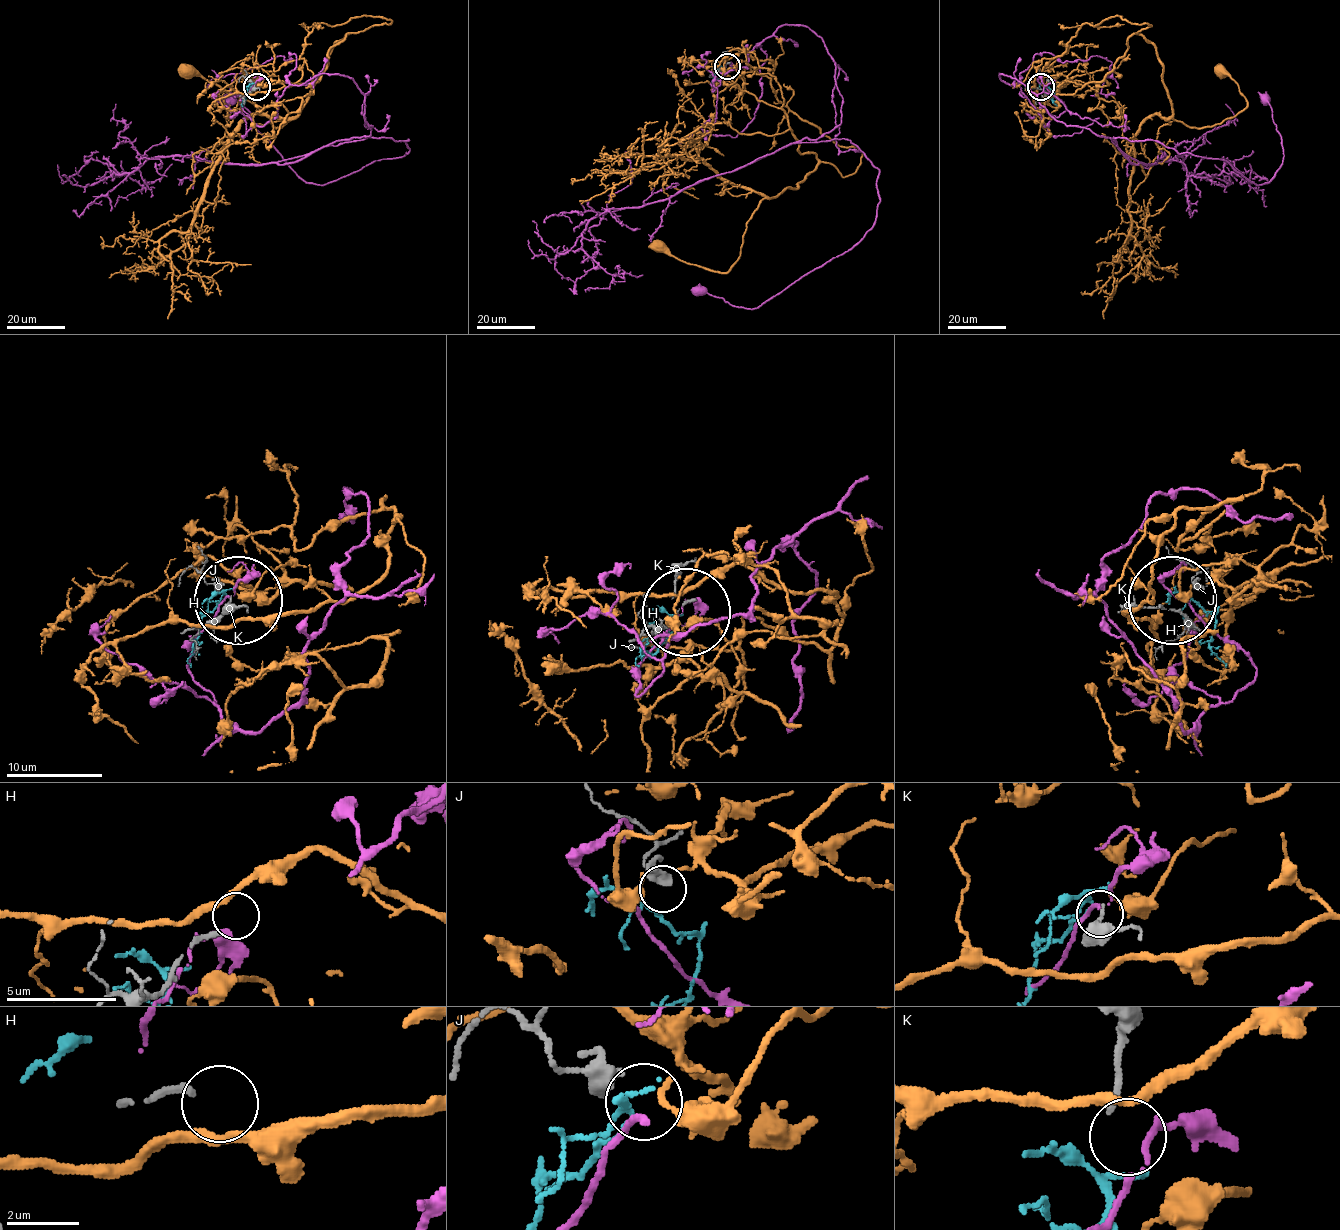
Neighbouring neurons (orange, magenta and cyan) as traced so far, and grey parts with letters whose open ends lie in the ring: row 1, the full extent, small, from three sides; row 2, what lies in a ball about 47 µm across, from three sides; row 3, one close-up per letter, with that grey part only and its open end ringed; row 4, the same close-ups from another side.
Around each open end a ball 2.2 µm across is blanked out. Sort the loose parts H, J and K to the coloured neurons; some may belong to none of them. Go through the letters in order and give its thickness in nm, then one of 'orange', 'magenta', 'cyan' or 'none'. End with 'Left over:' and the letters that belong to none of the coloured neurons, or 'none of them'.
H: 240 nm thick; none
J: 480 nm thick; none
K: 160 nm thick; magenta
Left over: H, J

